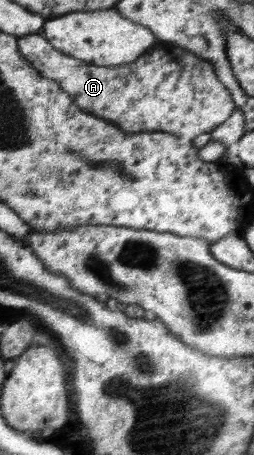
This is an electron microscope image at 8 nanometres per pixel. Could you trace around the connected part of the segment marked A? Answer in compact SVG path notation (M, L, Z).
M42 32L20 36L18 44L23 56L44 76L56 80L84 112L111 120L127 133L168 132L192 141L198 135L216 129L236 109L231 90L215 74L215 67L207 60L200 59L200 56L172 43L164 42L164 45L158 45L134 62L122 66L97 66L76 59L52 47Z

